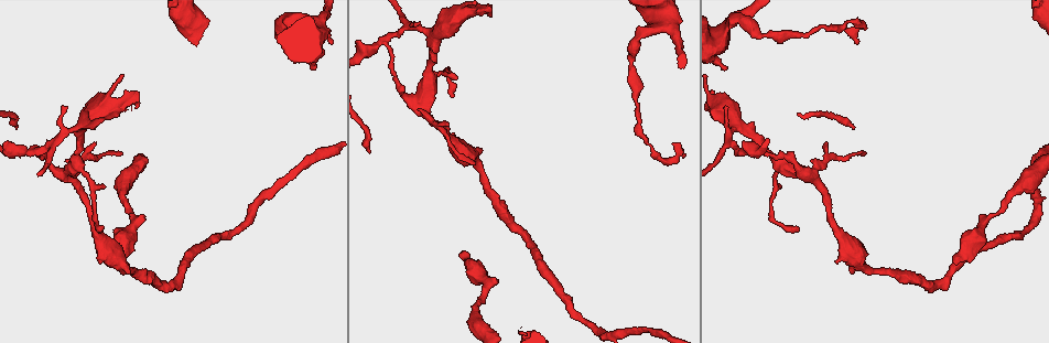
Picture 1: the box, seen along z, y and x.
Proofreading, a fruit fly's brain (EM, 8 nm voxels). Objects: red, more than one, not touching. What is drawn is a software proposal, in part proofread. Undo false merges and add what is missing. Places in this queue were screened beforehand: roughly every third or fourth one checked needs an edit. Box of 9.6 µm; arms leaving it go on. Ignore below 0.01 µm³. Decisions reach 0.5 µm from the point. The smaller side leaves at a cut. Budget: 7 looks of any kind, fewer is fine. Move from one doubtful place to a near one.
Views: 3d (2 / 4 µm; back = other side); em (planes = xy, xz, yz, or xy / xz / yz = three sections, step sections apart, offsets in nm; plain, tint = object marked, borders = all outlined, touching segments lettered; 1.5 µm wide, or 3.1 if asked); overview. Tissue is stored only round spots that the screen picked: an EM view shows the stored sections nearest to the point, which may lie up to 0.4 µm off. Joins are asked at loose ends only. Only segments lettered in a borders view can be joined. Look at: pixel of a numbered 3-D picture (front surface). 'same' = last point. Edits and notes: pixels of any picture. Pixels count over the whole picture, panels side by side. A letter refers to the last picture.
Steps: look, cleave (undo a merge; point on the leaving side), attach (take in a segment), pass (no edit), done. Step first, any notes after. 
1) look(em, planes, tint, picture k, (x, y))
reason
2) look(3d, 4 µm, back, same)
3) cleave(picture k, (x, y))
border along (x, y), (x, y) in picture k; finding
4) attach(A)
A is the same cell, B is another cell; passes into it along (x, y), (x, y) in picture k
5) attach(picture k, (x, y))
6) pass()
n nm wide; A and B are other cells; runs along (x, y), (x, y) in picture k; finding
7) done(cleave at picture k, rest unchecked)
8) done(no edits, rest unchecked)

look(em, xz, step 4, borders, picture 1, (447, 126))
an open end

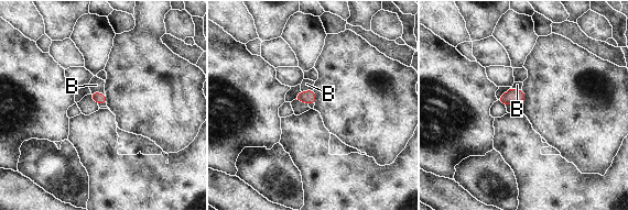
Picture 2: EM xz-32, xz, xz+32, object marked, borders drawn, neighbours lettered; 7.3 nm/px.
look(em, planes, borders, same)

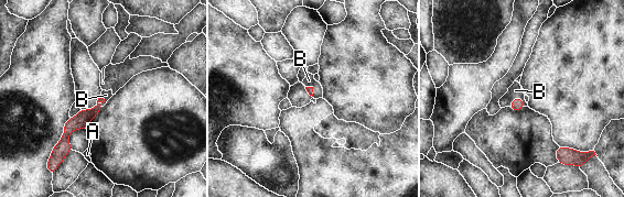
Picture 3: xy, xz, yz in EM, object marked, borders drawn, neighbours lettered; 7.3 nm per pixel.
attach(B)
B touches over 140 nm; B is the same cell, A is another cell; the cell continues

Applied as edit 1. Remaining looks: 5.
look(overview)

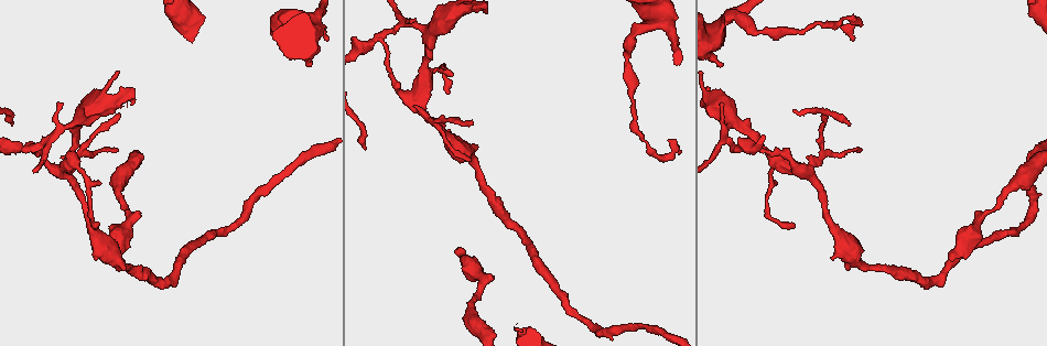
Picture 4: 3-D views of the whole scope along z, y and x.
look(3d, 2 µm, picture 4, (326, 38))
branch stops here

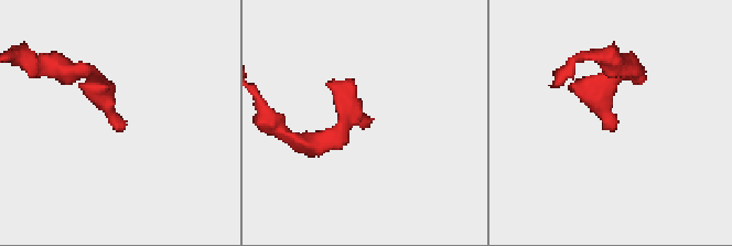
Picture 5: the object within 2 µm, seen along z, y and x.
look(em, planes, plain, picture 5, (365, 116))
now the EM

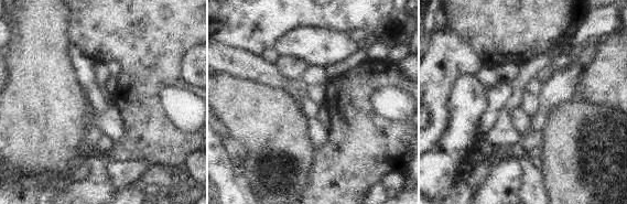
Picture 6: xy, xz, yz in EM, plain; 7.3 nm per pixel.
look(em, planes, borders, same)

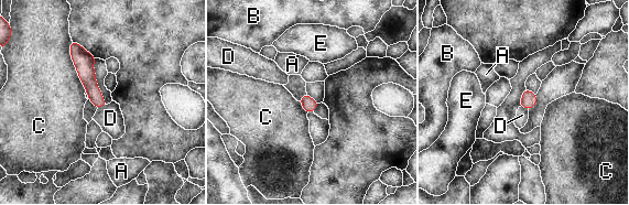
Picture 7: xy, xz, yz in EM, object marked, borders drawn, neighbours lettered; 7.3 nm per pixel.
pass()
A, B, C, D and E are other cells; runs along (73, 45), (101, 104) in picture 7; none of them fits

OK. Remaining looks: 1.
done(attach at picture 3, rest unchecked)

